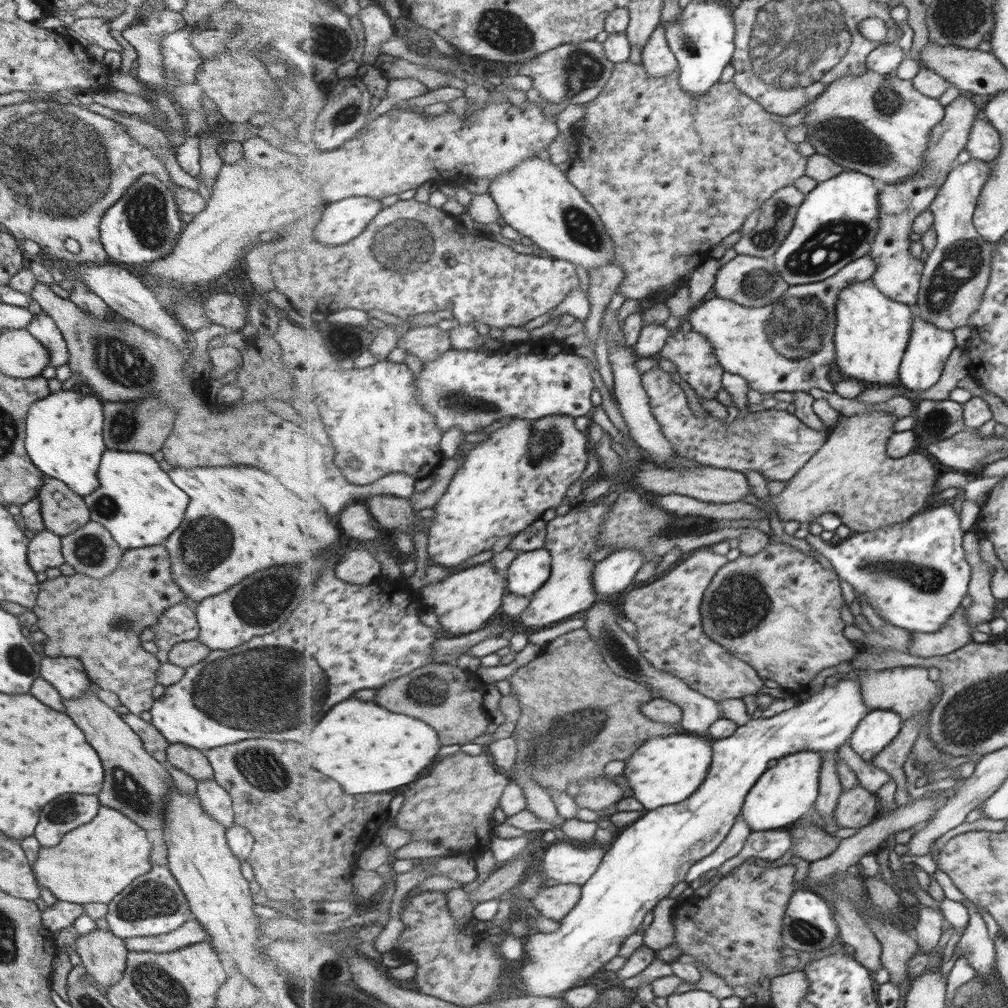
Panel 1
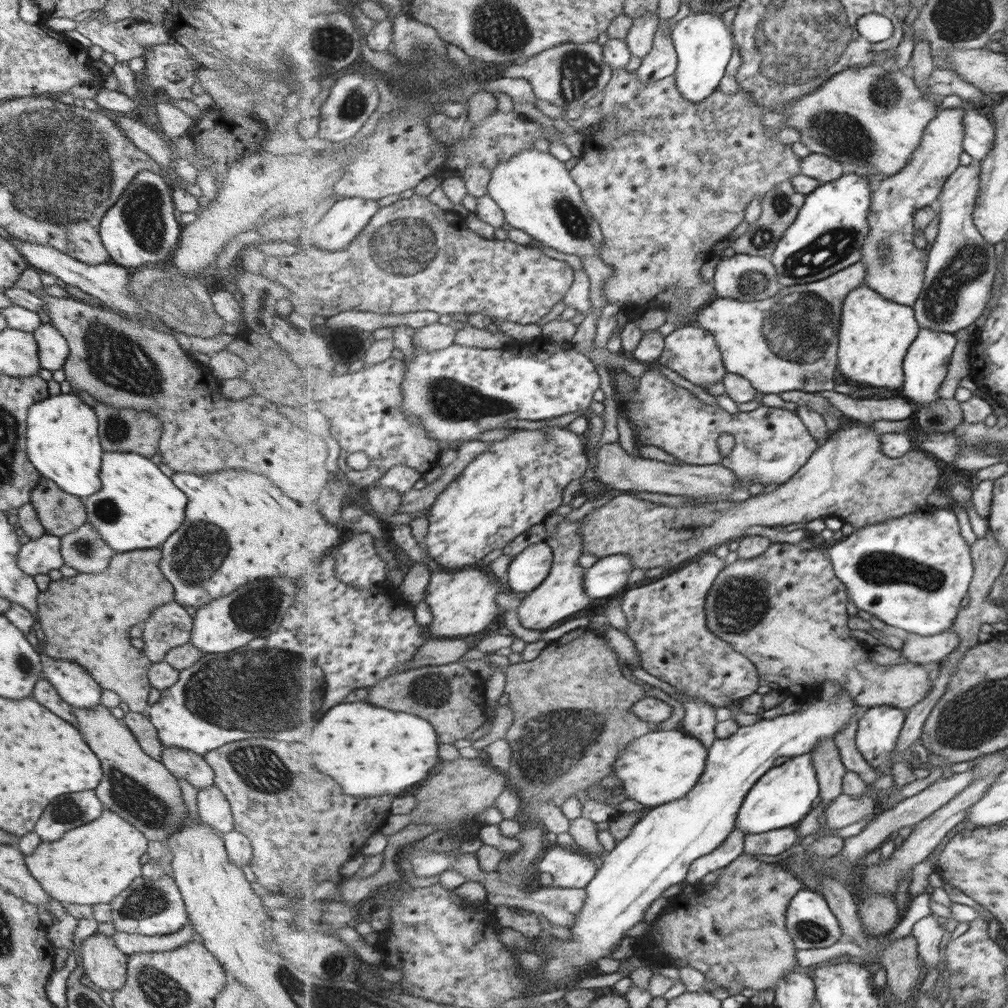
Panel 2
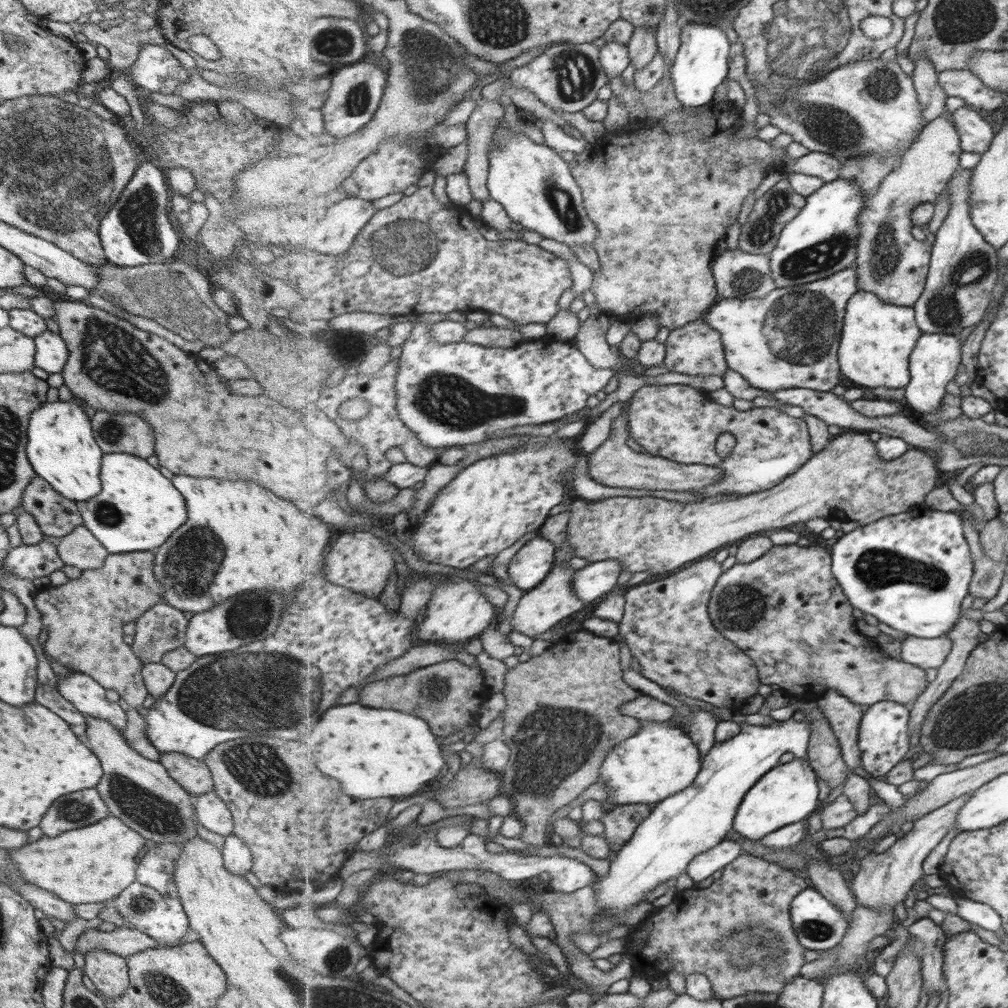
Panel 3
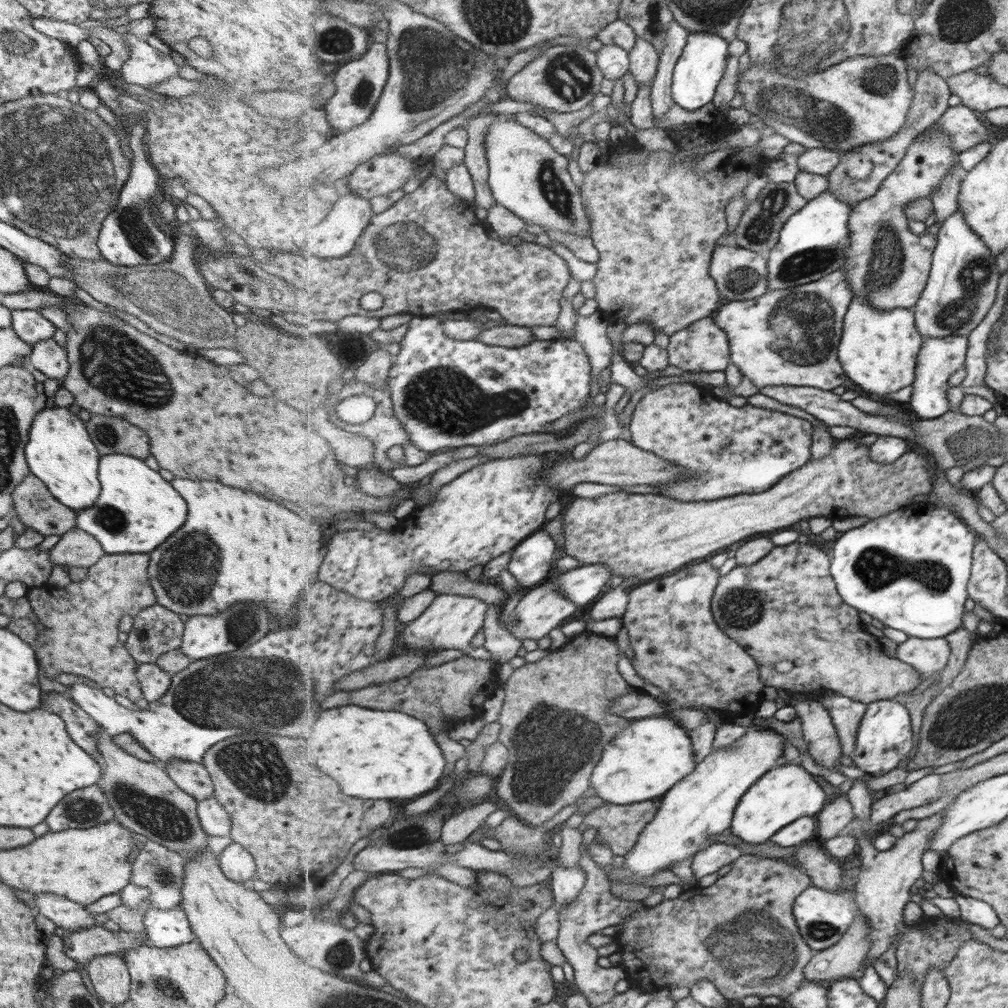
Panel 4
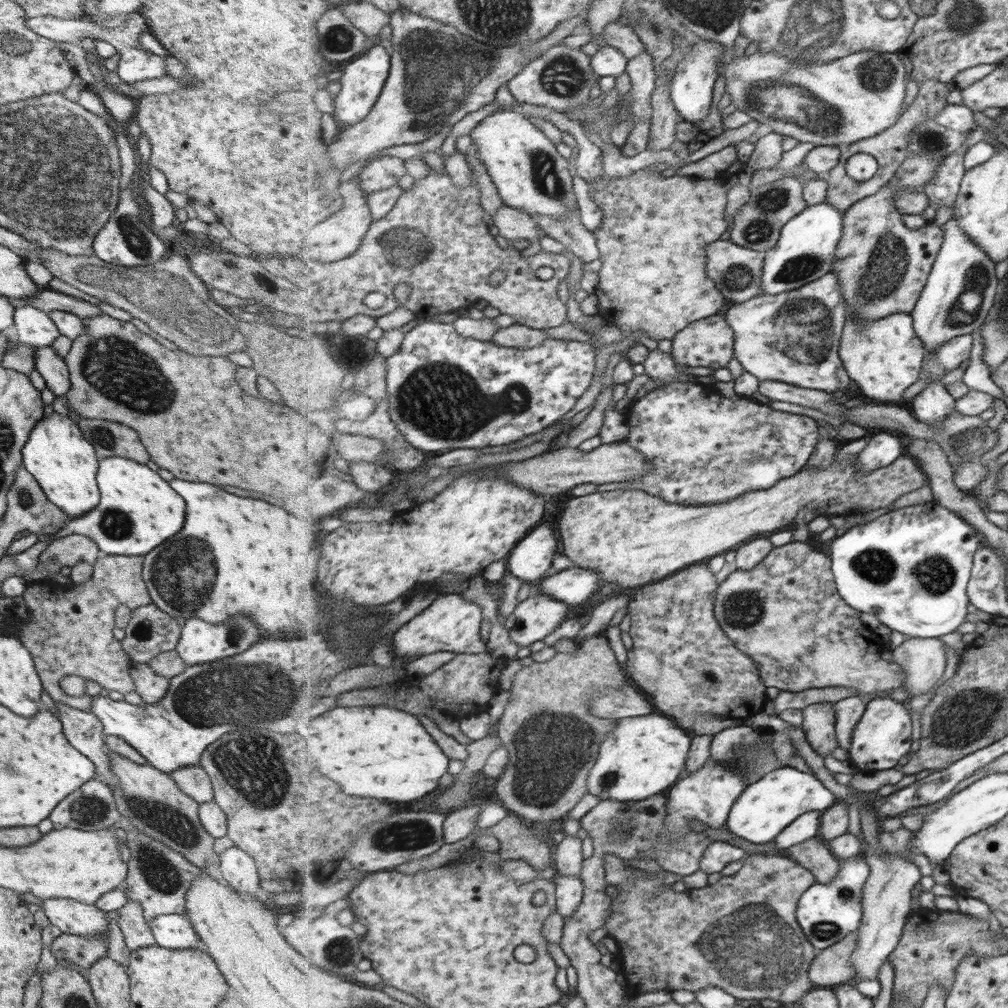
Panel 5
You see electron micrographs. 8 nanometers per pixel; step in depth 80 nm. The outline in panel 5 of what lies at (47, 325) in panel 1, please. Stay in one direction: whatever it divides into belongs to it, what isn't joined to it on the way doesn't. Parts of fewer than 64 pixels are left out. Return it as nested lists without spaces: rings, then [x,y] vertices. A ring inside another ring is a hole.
[[[51,346],[37,347],[33,360],[35,371],[45,381],[45,387],[49,388],[55,397],[65,395],[70,387],[68,370],[55,350]]]

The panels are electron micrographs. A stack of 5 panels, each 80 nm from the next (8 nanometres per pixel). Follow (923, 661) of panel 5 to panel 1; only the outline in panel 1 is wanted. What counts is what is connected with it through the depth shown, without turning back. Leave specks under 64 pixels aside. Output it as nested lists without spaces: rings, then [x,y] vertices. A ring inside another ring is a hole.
[[[960,607],[940,631],[912,633],[914,639],[909,647],[909,653],[923,658],[951,655],[956,650],[967,646],[972,631],[965,608]]]

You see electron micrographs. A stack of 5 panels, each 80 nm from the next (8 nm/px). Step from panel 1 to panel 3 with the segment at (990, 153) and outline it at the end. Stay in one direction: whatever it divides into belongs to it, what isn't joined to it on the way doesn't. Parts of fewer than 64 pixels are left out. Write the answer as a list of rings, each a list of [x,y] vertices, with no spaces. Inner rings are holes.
[[[964,106],[949,114],[959,129],[961,146],[965,152],[981,154],[989,148],[994,138],[991,124],[983,120],[975,110]]]

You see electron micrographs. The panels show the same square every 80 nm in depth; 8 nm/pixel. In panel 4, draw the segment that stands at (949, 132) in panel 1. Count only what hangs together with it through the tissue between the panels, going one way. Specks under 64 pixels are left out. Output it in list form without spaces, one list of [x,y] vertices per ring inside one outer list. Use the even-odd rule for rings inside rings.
[[[927,131],[922,137],[917,137],[909,146],[905,158],[900,162],[900,165],[883,181],[880,189],[875,196],[867,198],[857,204],[855,204],[852,211],[852,217],[850,218],[850,237],[851,244],[850,250],[848,250],[848,261],[845,270],[848,272],[848,279],[851,283],[855,297],[867,297],[870,298],[869,304],[875,308],[875,310],[881,310],[881,312],[891,312],[897,308],[901,309],[914,309],[918,305],[919,299],[922,297],[923,291],[926,289],[927,283],[930,278],[930,272],[932,269],[932,262],[935,258],[935,249],[938,243],[938,233],[935,234],[915,234],[914,231],[909,230],[909,222],[906,214],[906,206],[917,200],[918,198],[931,197],[934,192],[940,187],[942,180],[951,172],[953,165],[956,163],[959,152],[954,150],[954,140],[949,133],[945,131]]]

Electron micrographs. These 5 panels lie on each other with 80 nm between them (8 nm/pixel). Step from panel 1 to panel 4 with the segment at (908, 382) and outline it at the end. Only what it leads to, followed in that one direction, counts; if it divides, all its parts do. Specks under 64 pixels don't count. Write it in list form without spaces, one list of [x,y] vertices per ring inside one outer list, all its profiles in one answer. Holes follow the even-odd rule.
[[[967,336],[947,338],[924,338],[923,350],[918,355],[917,380],[912,385],[910,407],[921,419],[936,419],[950,411],[950,400],[947,396],[949,378],[966,367]]]

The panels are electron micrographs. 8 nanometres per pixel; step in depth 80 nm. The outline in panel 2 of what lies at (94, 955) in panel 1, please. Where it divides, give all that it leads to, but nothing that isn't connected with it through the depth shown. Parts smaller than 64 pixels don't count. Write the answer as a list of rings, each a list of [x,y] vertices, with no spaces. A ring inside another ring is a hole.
[[[92,933],[82,940],[79,954],[88,985],[110,993],[123,986],[126,956],[115,946],[111,936]]]

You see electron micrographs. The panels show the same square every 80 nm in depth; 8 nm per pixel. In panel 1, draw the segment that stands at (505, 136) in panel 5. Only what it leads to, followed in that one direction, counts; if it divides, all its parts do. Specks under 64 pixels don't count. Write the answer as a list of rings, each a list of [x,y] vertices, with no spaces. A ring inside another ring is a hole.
[[[528,158],[517,168],[500,176],[490,184],[490,195],[499,205],[504,222],[527,236],[533,243],[545,250],[555,259],[568,260],[576,266],[583,267],[588,274],[591,270],[603,268],[612,263],[616,255],[616,246],[612,236],[607,232],[598,210],[585,198],[585,195],[561,172],[556,164],[541,158]]]

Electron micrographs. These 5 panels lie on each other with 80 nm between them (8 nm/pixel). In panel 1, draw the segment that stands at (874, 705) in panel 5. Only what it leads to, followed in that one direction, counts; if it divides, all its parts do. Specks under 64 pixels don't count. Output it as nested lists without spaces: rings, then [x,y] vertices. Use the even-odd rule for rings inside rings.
[[[872,710],[850,738],[857,754],[871,762],[881,754],[901,732],[904,720],[893,710]]]

